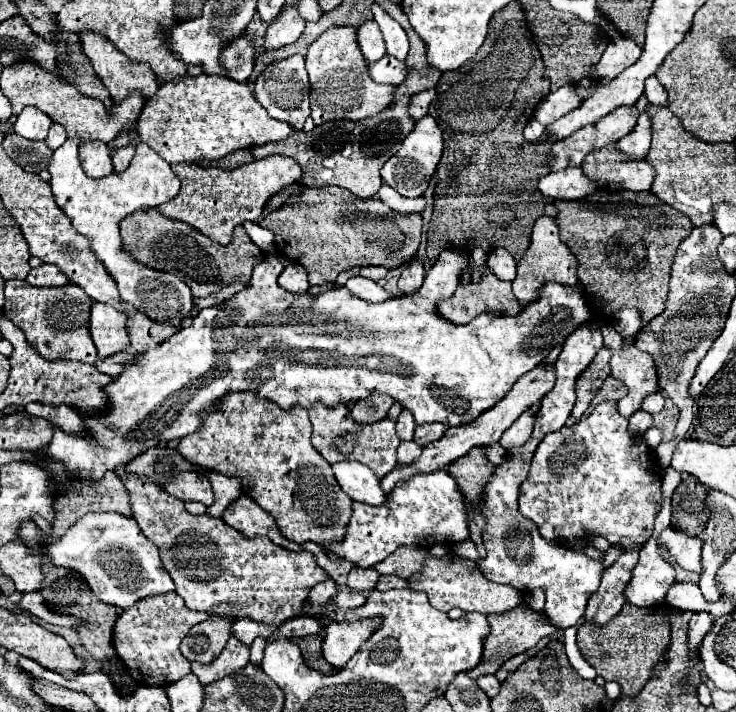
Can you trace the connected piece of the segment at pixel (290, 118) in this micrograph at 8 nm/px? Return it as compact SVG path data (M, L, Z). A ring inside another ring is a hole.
M295 54L295 56L283 58L283 60L268 65L258 76L254 84L253 95L271 118L289 122L295 130L301 130L305 118L309 116L309 78L307 78L303 56Z

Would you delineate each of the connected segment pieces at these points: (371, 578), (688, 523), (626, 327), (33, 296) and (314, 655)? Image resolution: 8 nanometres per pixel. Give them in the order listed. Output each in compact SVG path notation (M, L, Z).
M351 568L349 572L349 580L347 580L347 586L357 590L357 592L371 592L379 580L379 572L375 568L369 568L369 570L363 570L363 568Z
M693 476L681 480L681 484L673 494L671 528L685 532L689 536L699 536L709 518L705 496L707 496L705 486L701 486Z
M625 308L621 312L615 314L617 318L617 324L615 324L615 330L621 334L621 336L635 336L641 328L641 314L633 308Z
M7 280L3 314L7 314L7 318L25 332L27 342L31 342L45 360L93 364L97 360L97 352L87 330L91 302L93 300L75 284L61 288L39 288L27 284L27 280Z
M303 636L303 638L293 638L293 642L301 648L301 654L305 658L305 662L323 672L323 674L335 674L335 666L327 664L327 660L323 660L323 652L321 652L321 644L323 644L323 636Z

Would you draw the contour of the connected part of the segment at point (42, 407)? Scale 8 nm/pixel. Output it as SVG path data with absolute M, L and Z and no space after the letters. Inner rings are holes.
M27 404L27 412L33 416L41 416L49 422L55 422L61 430L65 432L83 432L83 422L79 418L79 414L71 408L71 406L47 406L47 404Z

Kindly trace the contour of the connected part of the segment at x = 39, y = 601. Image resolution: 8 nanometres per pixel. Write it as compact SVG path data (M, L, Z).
M39 592L21 594L21 600L19 600L19 608L21 608L21 610L25 610L25 612L29 612L29 614L33 614L33 616L37 616L37 618L41 618L41 620L45 620L45 622L49 622L49 624L67 626L67 628L77 624L77 622L75 622L75 618L71 618L71 616L57 616L57 614L49 612Z

